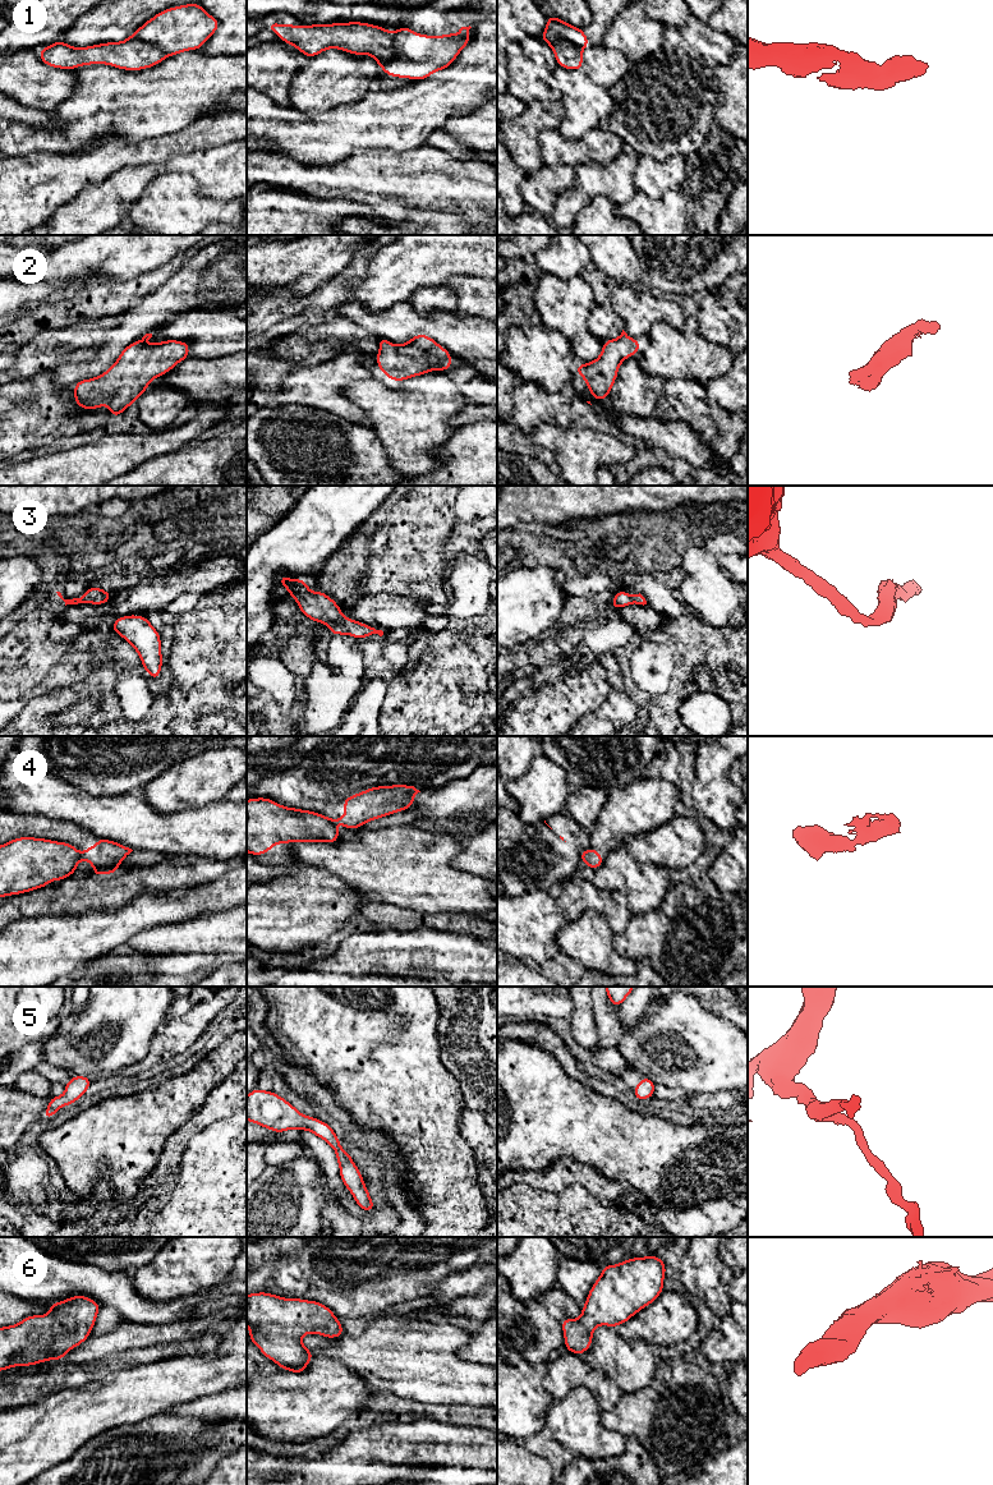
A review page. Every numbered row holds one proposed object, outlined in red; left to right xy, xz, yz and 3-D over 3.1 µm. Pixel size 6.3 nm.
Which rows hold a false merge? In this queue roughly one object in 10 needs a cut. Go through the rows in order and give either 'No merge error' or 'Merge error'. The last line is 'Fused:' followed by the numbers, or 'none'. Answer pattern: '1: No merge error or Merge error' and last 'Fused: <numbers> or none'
1: Merge error
2: No merge error
3: No merge error
4: Merge error
5: No merge error
6: No merge error
Fused: 1, 4

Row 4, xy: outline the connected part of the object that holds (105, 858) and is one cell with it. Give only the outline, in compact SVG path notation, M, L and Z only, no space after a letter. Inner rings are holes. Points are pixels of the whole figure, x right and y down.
M97 838L96 846L88 846L84 852L79 852L81 860L87 860L93 866L92 875L112 874L119 870L119 864L132 852L133 850L106 840Z

